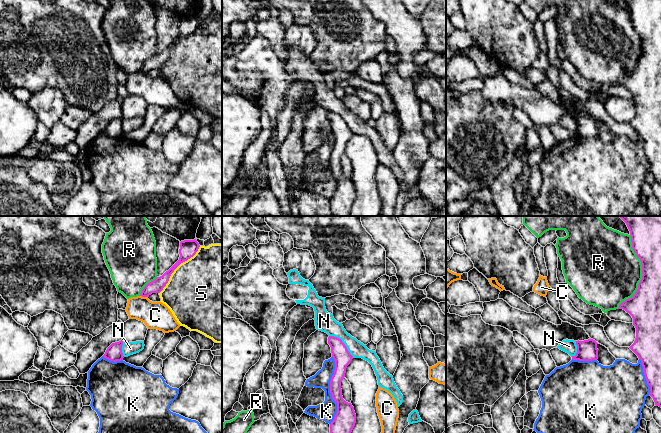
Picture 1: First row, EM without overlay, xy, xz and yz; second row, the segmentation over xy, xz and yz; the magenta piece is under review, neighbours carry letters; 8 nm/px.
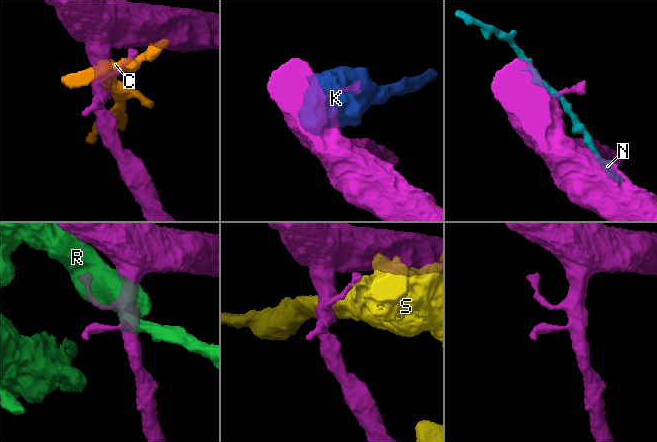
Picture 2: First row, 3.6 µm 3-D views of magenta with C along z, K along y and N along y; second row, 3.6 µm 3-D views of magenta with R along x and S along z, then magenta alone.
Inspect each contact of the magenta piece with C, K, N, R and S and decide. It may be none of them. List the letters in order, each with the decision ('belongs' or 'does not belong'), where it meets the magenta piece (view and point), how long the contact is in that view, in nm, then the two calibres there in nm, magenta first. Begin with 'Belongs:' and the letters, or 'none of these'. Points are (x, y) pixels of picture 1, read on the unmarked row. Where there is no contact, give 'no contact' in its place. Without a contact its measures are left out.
Belongs: none of these
C: does not belong; meets magenta in xy at (143, 72); contact 60 nm long; 110 nm thick on the magenta side, 220 nm on the other
K: does not belong; meets magenta in xz at (330, 166); contact 550 nm long; 160 nm thick on the magenta side, 150 nm on the other
N: does not belong; meets magenta in xz at (343, 119); contact 260 nm long; 140 nm thick on the magenta side, 160 nm on the other
R: does not belong; meets magenta in yz at (642, 48); contact 600 nm long; 240 nm thick on the magenta side, 480 nm on the other
S: does not belong; meets magenta in xy at (176, 43); contact 500 nm long; 140 nm thick on the magenta side, 500 nm on the other

